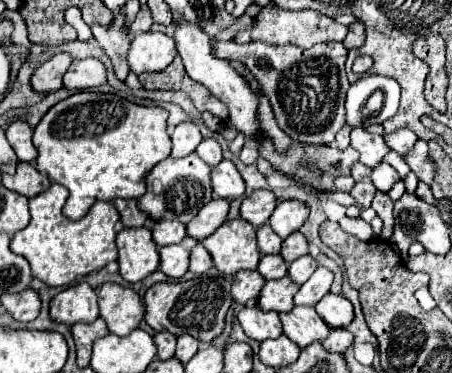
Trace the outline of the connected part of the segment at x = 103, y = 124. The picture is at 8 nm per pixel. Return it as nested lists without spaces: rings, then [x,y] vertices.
[[[78,92],[52,106],[36,126],[32,142],[38,150],[36,170],[70,190],[64,214],[80,220],[98,200],[140,198],[148,172],[170,156],[166,118],[168,112],[162,108],[138,106],[100,92]]]

